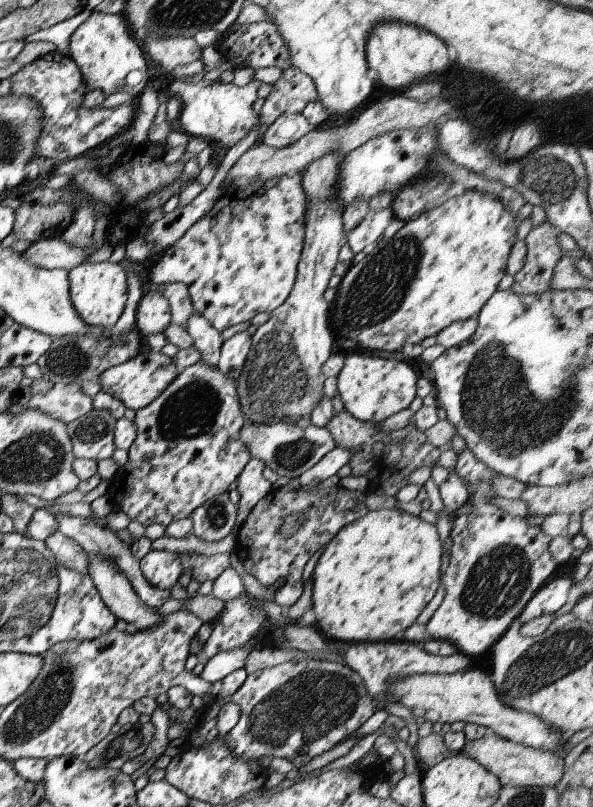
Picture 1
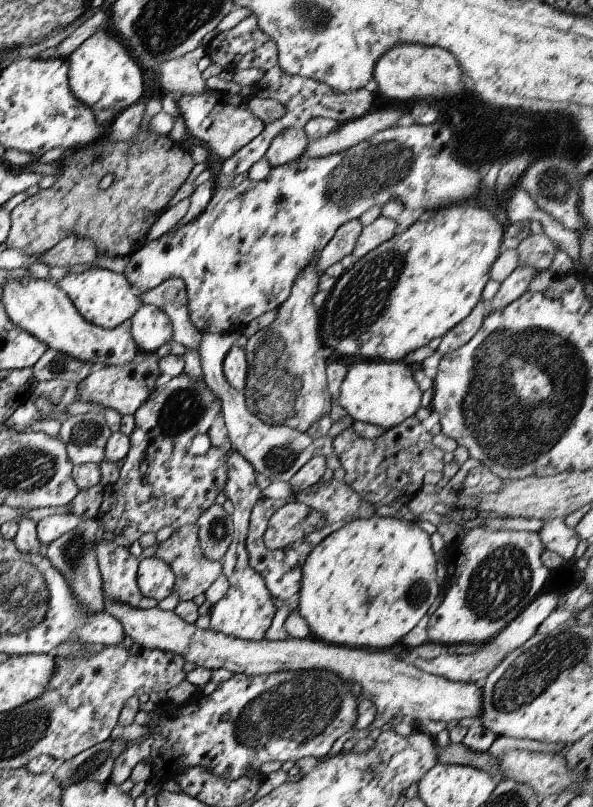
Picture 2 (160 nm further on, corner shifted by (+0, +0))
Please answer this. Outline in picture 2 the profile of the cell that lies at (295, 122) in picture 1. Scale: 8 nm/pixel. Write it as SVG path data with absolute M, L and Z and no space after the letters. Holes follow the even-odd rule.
M303 128L282 130L271 140L269 148L265 151L264 159L267 160L271 169L297 162L308 142Z

